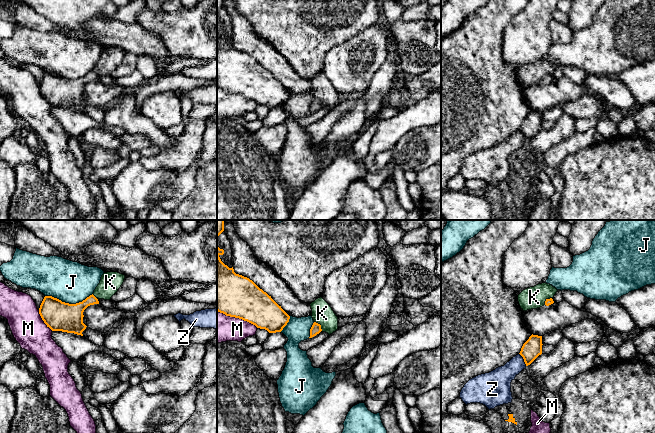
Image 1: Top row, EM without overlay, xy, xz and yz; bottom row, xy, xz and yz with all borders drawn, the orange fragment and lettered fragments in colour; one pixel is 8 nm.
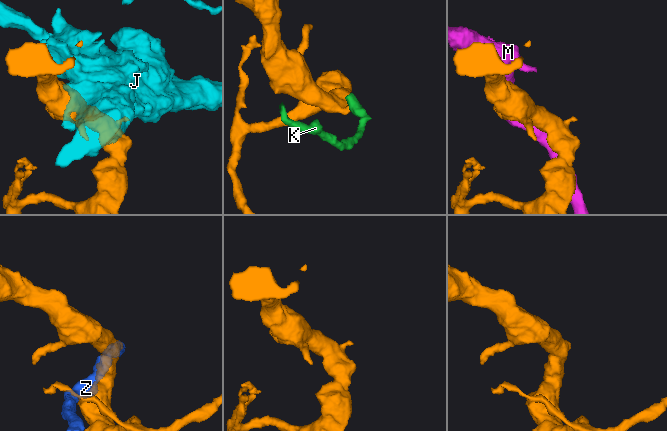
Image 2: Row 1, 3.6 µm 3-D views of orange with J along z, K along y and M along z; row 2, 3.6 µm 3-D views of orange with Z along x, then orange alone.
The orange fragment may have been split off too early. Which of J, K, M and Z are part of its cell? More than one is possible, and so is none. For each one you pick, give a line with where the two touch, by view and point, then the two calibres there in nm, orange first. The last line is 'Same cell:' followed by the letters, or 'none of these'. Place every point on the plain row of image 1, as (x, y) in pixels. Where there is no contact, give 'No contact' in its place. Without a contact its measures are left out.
Same cell: none of these

